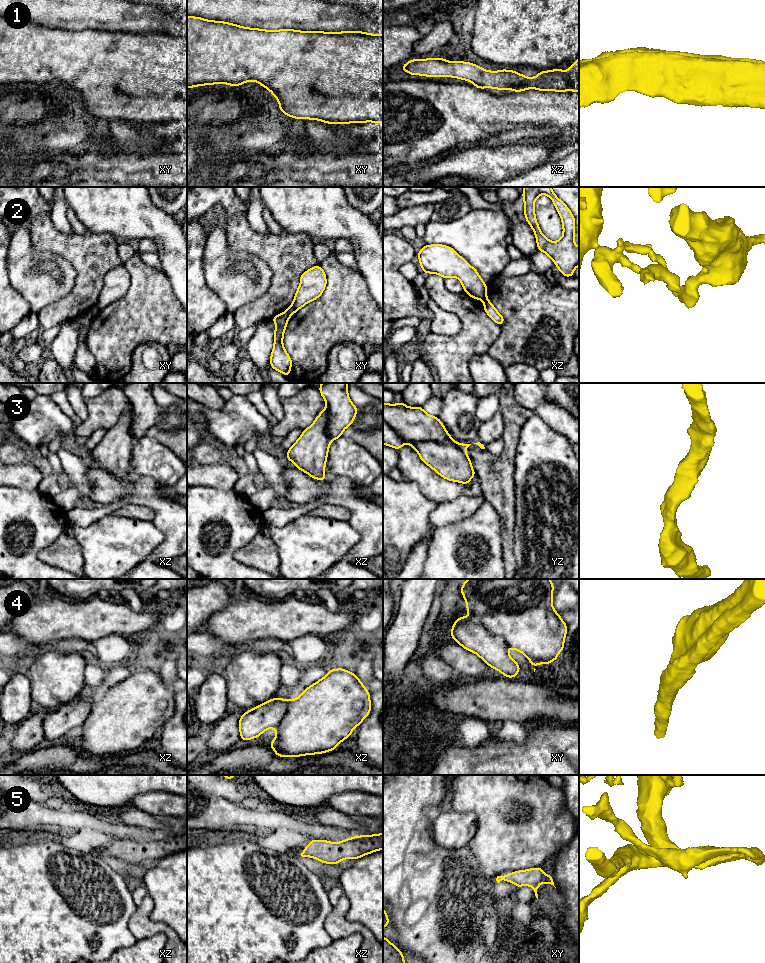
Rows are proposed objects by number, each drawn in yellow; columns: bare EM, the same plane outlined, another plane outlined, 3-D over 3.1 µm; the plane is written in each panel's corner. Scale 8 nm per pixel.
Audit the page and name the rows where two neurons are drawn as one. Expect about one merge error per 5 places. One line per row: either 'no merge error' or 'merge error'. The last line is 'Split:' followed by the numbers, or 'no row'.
1: no merge error
2: merge error
3: no merge error
4: no merge error
5: no merge error
Split: 2

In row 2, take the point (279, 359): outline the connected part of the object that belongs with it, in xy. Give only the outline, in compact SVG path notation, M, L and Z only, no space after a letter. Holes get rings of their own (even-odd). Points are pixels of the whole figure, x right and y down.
M287 311L276 315L271 321L276 324L274 332L274 346L270 356L271 368L290 376L292 360L283 346L283 336L290 316Z

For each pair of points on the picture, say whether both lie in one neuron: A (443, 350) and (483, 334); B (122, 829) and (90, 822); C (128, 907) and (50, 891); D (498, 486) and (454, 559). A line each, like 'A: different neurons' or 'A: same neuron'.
A: same neuron
B: same neuron
C: same neuron
D: different neurons

